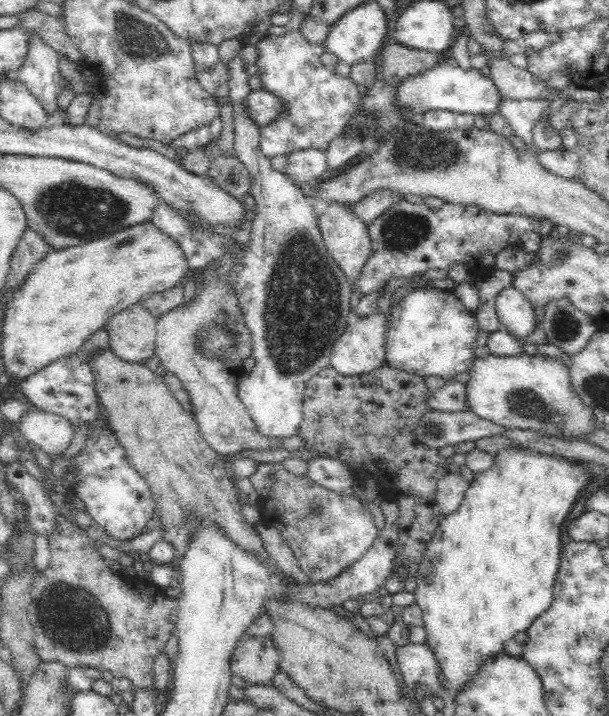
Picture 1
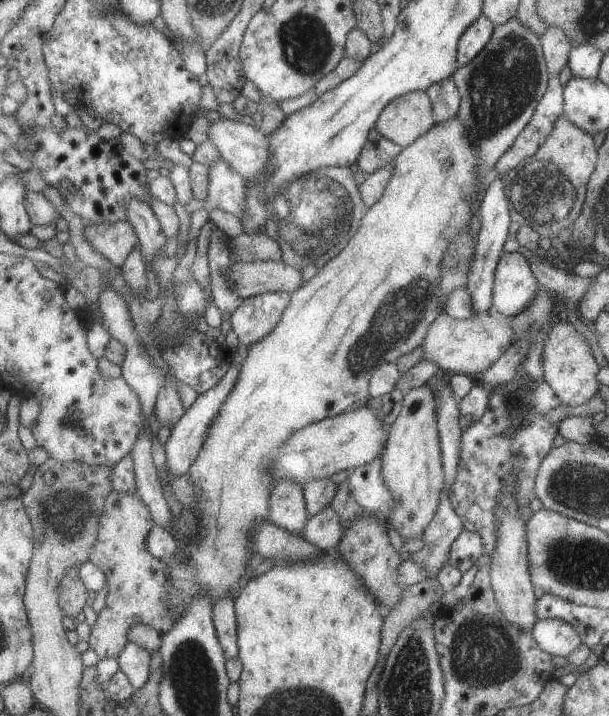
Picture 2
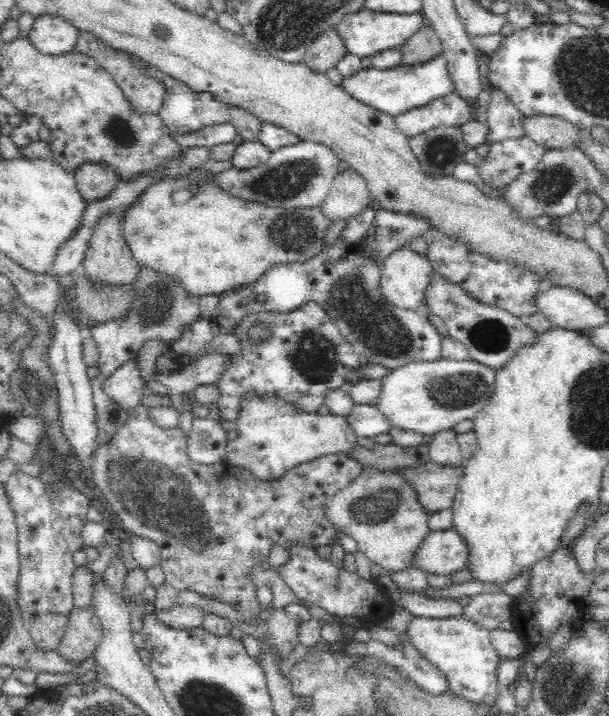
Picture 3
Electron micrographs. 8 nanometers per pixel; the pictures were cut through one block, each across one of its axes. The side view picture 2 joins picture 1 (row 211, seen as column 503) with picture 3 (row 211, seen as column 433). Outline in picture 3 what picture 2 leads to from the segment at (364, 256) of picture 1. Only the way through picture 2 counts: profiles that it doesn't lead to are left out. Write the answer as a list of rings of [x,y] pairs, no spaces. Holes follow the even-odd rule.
[[[341,167],[319,209],[332,223],[336,220],[347,223],[372,204],[372,196],[363,177],[350,168]]]

